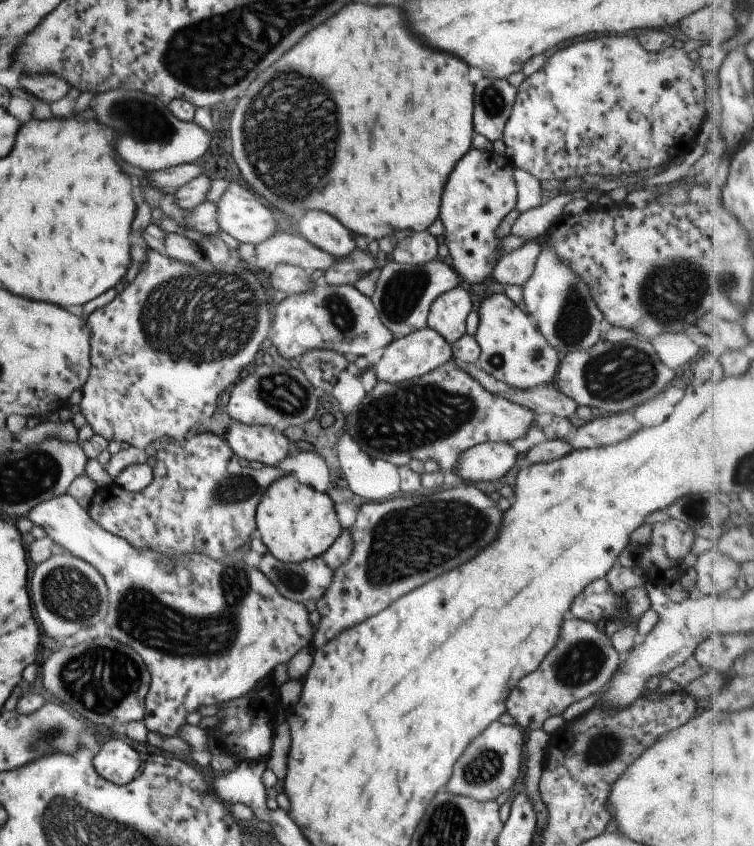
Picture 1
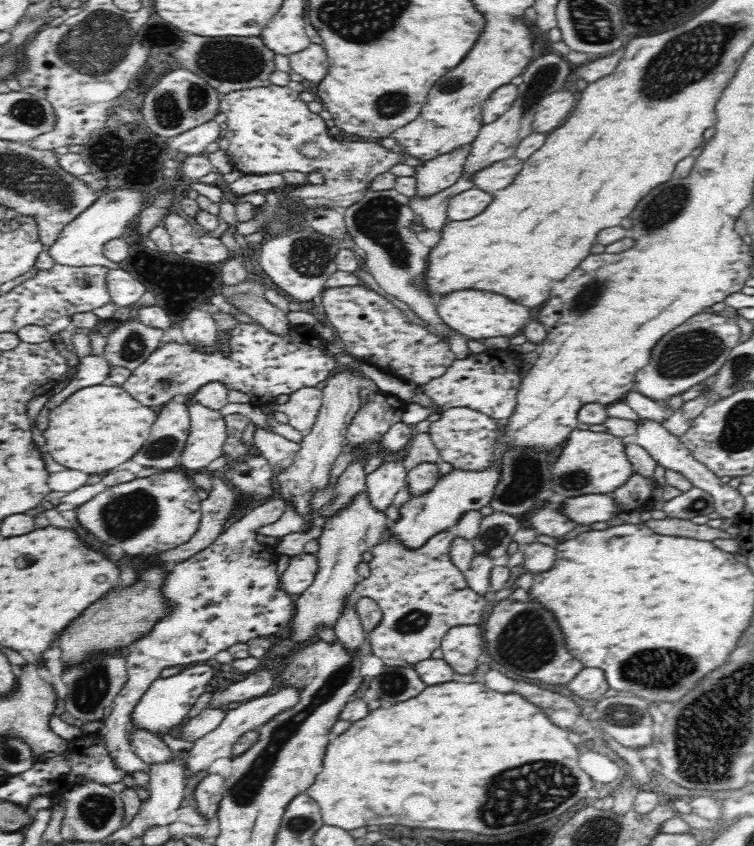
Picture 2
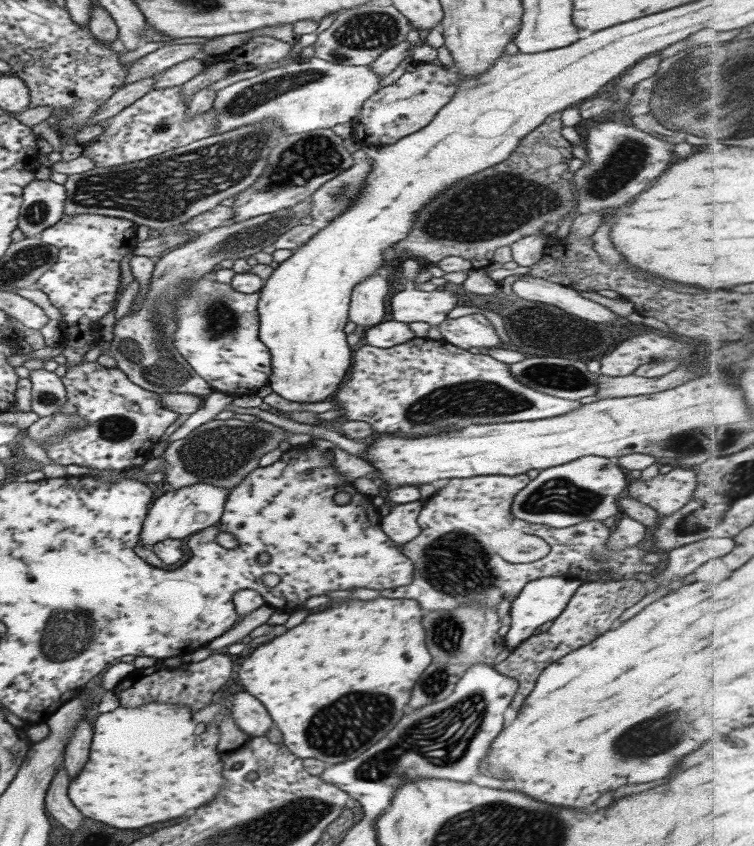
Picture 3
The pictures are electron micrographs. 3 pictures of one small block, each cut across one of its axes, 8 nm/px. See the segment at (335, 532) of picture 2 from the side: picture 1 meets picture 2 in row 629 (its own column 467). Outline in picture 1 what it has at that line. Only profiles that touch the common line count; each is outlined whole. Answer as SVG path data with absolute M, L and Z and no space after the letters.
M457 284L431 302L426 326L451 345L465 335L465 318L472 307L469 294Z

